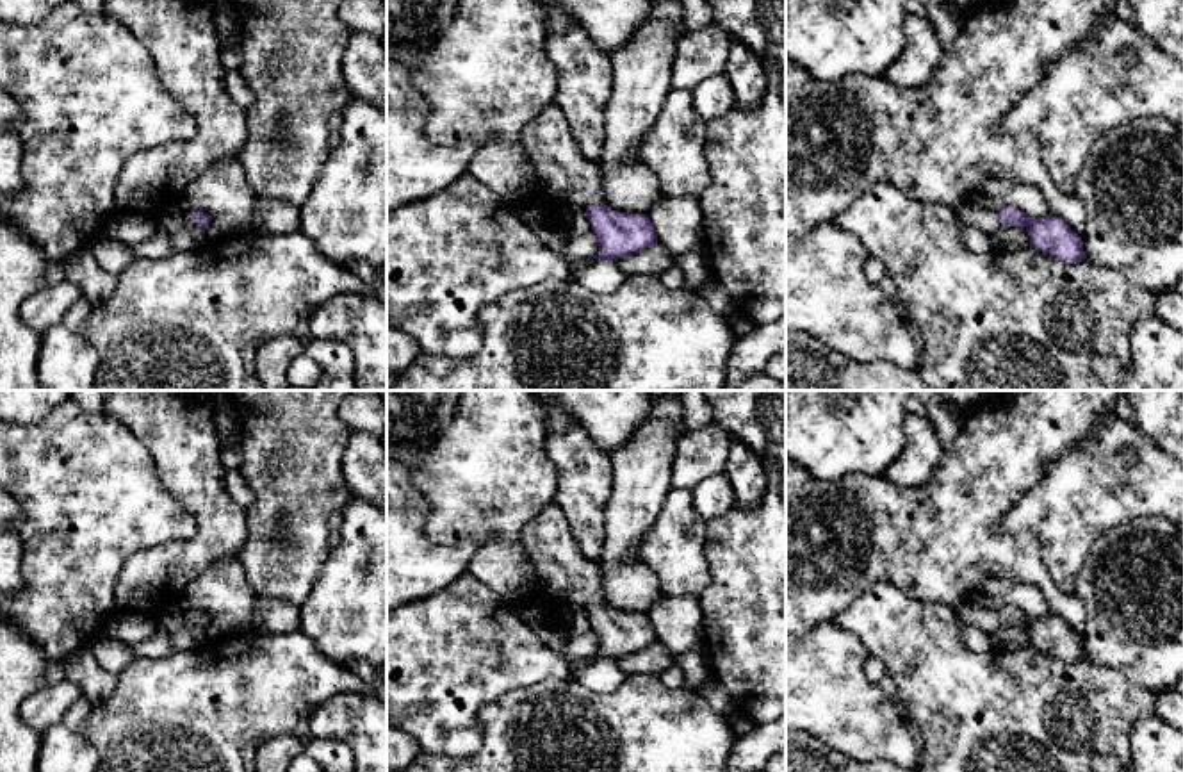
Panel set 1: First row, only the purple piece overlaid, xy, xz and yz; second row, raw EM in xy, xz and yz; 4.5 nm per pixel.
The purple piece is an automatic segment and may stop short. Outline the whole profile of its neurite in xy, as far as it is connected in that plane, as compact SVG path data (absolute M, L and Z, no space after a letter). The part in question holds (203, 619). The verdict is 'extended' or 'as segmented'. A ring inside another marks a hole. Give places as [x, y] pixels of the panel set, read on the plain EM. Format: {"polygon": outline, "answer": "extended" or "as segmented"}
{"polygon": "M180 604L178 608L173 610L176 619L187 626L187 628L203 628L208 629L210 624L210 615L198 610L198 608L187 608Z", "answer": "extended"}

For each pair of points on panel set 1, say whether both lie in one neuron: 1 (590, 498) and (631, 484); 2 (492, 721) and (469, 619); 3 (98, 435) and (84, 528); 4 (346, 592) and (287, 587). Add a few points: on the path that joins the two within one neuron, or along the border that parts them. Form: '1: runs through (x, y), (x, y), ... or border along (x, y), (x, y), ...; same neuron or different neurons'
1: border along (611, 455), (613, 489), (604, 512), (604, 532); different neurons
2: border along (526, 685), (505, 692), (481, 710), (480, 746); different neurons
3: runs through (97, 459), (88, 476), (86, 505); same neuron
4: border along (330, 551), (307, 599), (300, 607); different neurons

